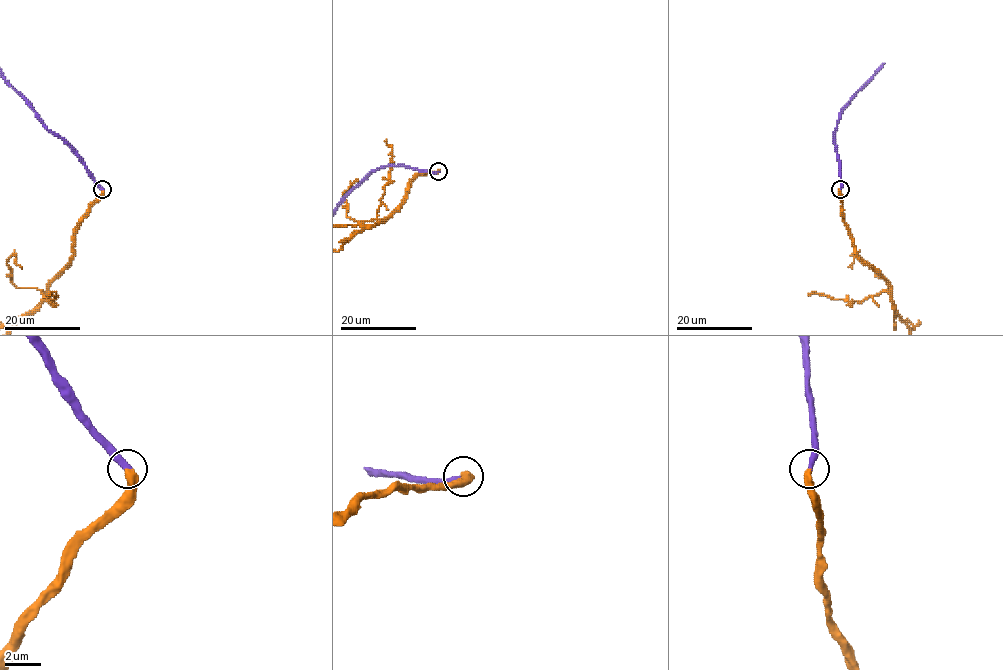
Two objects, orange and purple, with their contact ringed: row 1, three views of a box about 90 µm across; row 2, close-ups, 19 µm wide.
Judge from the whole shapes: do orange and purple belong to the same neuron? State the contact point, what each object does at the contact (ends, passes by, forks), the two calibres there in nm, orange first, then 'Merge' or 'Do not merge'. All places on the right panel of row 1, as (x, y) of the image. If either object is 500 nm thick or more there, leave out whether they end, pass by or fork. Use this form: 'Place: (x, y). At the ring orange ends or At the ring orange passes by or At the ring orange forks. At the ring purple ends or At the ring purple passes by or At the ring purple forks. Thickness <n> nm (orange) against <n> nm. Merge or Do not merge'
Place: (840, 189). At the ring orange ends. At the ring purple ends. Thickness 440 nm (orange) against 360 nm. Merge

